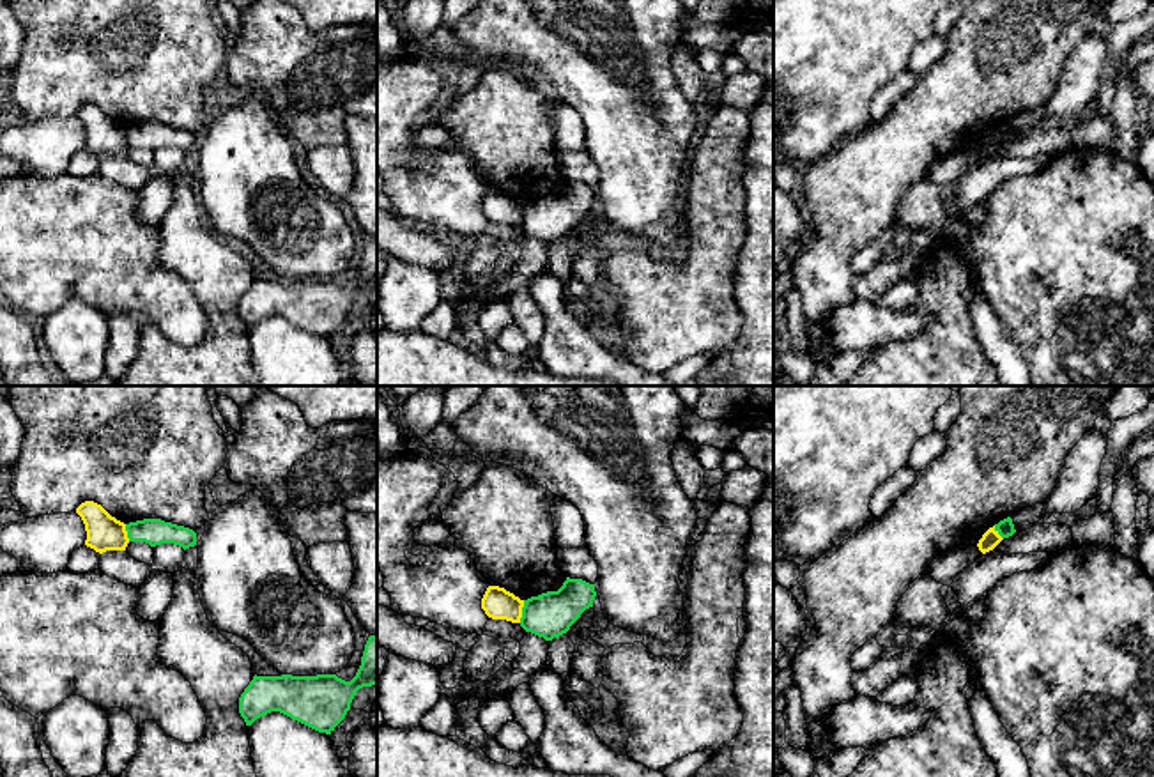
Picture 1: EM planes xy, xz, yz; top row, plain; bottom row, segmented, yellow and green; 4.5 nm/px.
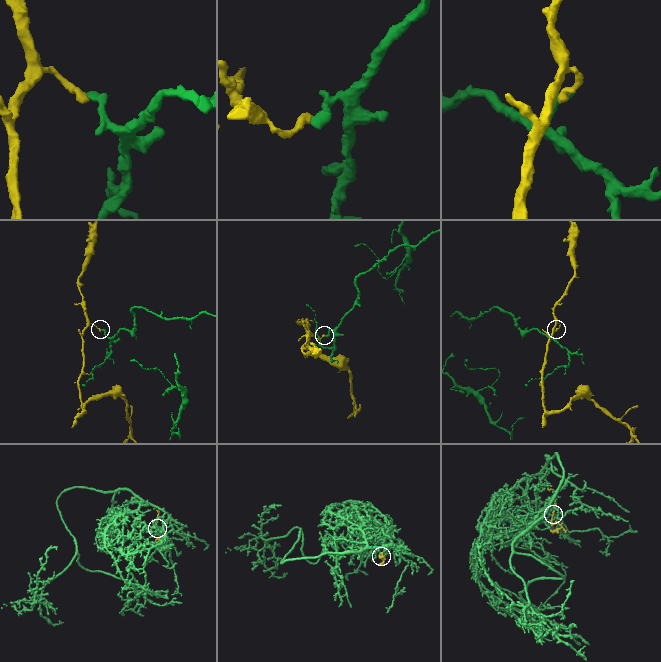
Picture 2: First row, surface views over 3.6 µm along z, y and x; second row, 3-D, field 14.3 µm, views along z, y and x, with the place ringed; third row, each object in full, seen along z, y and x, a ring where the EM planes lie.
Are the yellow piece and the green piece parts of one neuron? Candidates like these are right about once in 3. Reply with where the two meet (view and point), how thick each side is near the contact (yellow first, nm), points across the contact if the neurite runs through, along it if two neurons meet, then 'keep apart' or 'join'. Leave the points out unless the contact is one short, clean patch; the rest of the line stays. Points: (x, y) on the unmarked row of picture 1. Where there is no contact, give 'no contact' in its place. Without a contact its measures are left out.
contact xz (521, 215); calibres 140 and 200 nm; border xz (524, 204), (519, 225); keep apart

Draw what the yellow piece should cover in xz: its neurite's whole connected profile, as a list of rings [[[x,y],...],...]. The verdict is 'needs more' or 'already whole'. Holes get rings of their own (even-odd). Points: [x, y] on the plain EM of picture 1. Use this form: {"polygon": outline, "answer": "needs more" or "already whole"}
{"polygon": [[[489,189],[481,202],[481,212],[492,223],[520,227],[522,211],[524,204],[499,189]]], "answer": "already whole"}

